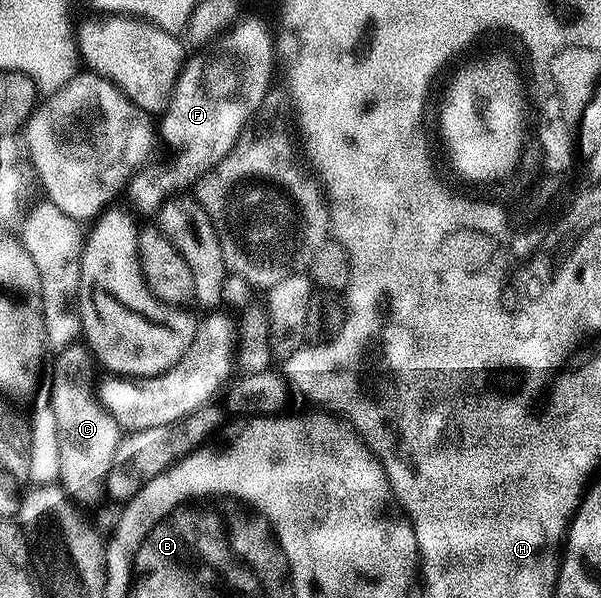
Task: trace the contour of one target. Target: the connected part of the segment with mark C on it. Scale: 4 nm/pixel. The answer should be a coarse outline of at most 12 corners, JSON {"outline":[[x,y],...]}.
{"outline":[[90,346],[54,355],[58,481],[80,507],[107,489],[124,431]]}

